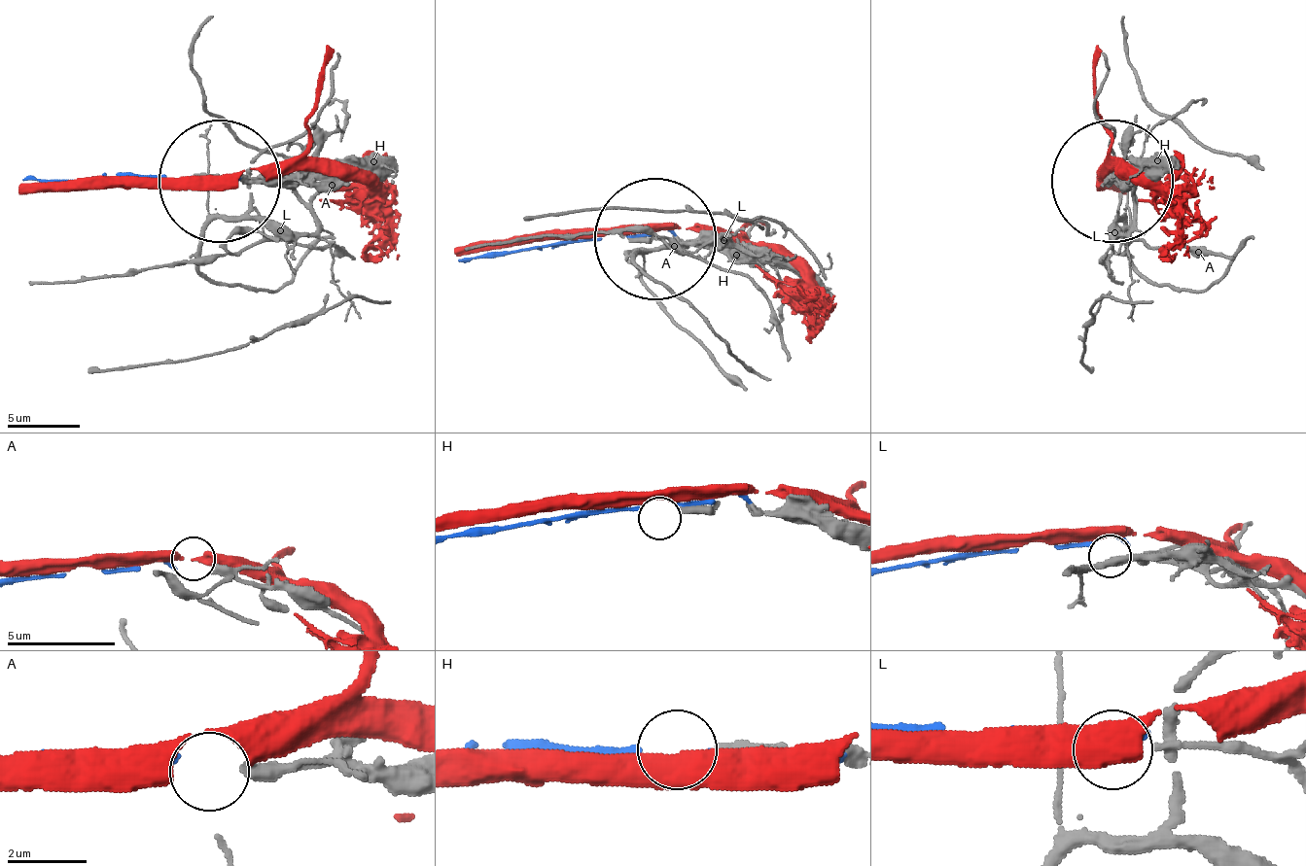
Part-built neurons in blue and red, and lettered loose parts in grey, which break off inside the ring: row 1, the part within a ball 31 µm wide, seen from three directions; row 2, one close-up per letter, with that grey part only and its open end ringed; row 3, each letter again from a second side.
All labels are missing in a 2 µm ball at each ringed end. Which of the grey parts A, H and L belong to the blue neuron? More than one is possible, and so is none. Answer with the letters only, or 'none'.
A

